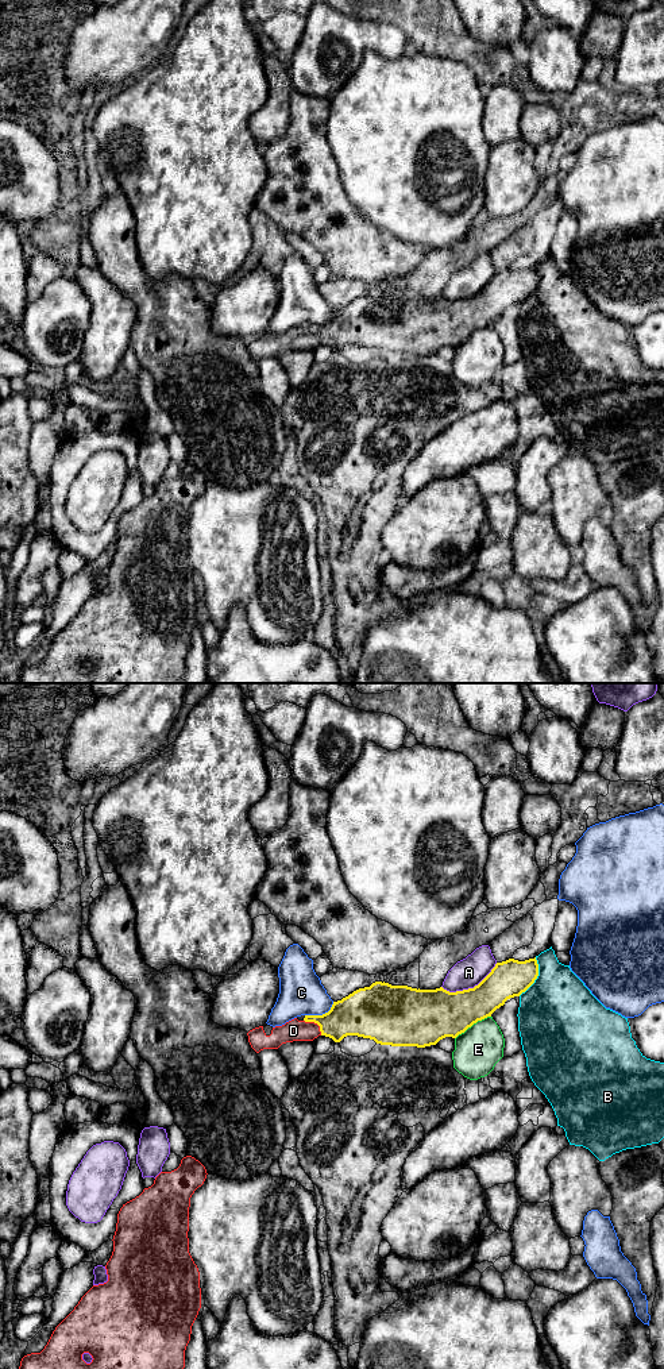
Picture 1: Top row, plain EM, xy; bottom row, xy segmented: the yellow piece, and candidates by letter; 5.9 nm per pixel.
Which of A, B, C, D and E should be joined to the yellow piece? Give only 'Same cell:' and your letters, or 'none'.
Same cell: D

